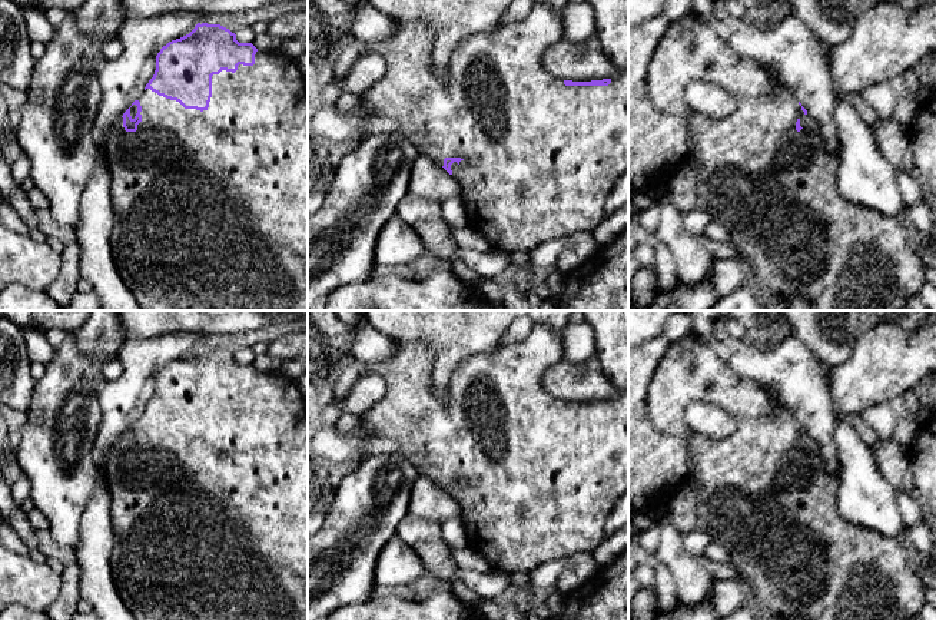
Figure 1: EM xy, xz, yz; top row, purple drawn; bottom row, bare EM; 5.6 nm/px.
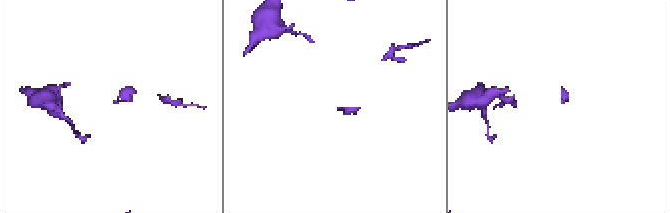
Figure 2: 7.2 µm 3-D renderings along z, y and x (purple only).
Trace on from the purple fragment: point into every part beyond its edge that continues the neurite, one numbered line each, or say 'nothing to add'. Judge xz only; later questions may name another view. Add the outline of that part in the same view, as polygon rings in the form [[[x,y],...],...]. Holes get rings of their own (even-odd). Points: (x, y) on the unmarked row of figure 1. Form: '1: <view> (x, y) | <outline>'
1: xz (540, 478) | [[[534,324],[531,334],[520,342],[498,345],[489,352],[464,358],[452,372],[448,391],[449,399],[442,402],[432,391],[434,354],[422,342],[411,339],[394,339],[395,351],[388,361],[362,362],[354,359],[338,378],[333,394],[338,399],[345,399],[355,388],[356,382],[365,375],[379,375],[386,387],[385,395],[372,408],[361,415],[361,421],[375,430],[376,437],[389,438],[401,445],[401,454],[405,455],[418,470],[419,475],[435,481],[444,487],[445,478],[461,478],[459,484],[451,485],[452,497],[459,503],[461,520],[465,524],[468,547],[484,556],[492,570],[505,573],[527,573],[541,564],[570,557],[577,553],[594,551],[605,538],[604,525],[615,503],[628,491],[628,392],[621,392],[611,399],[608,407],[565,407],[562,399],[555,398],[542,387],[544,374],[561,359],[561,341],[558,335],[544,324]]]

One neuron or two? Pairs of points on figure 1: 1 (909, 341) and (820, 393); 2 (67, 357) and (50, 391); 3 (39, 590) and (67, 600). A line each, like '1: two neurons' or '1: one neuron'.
1: two neurons
2: one neuron
3: two neurons

